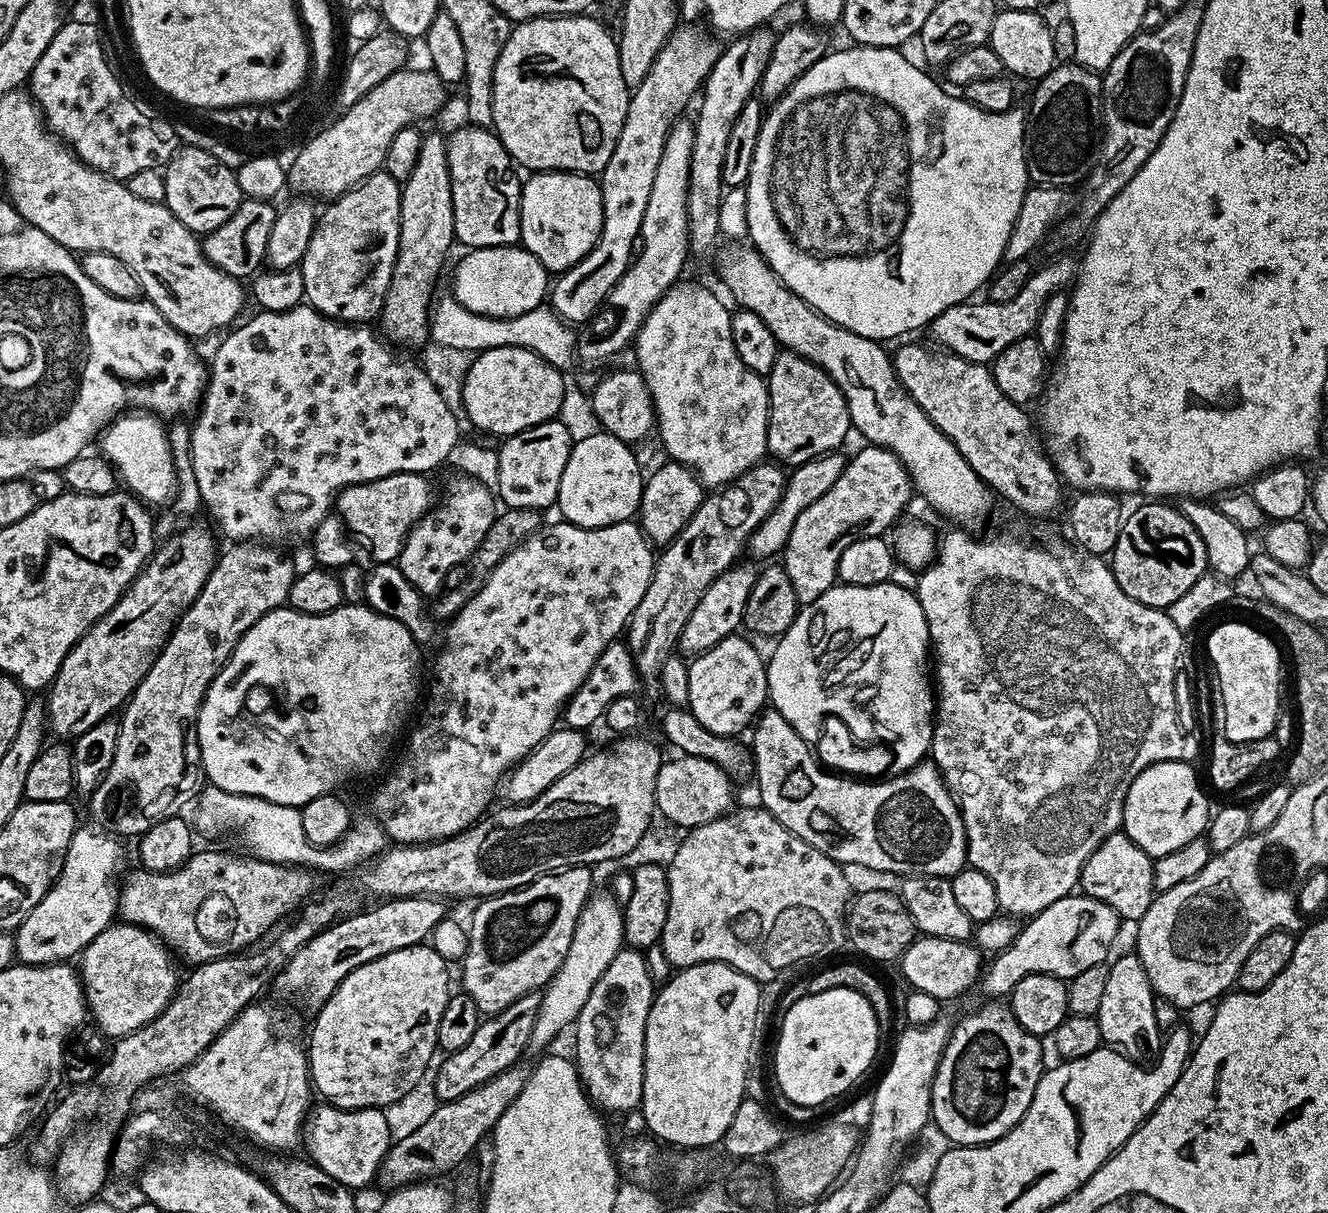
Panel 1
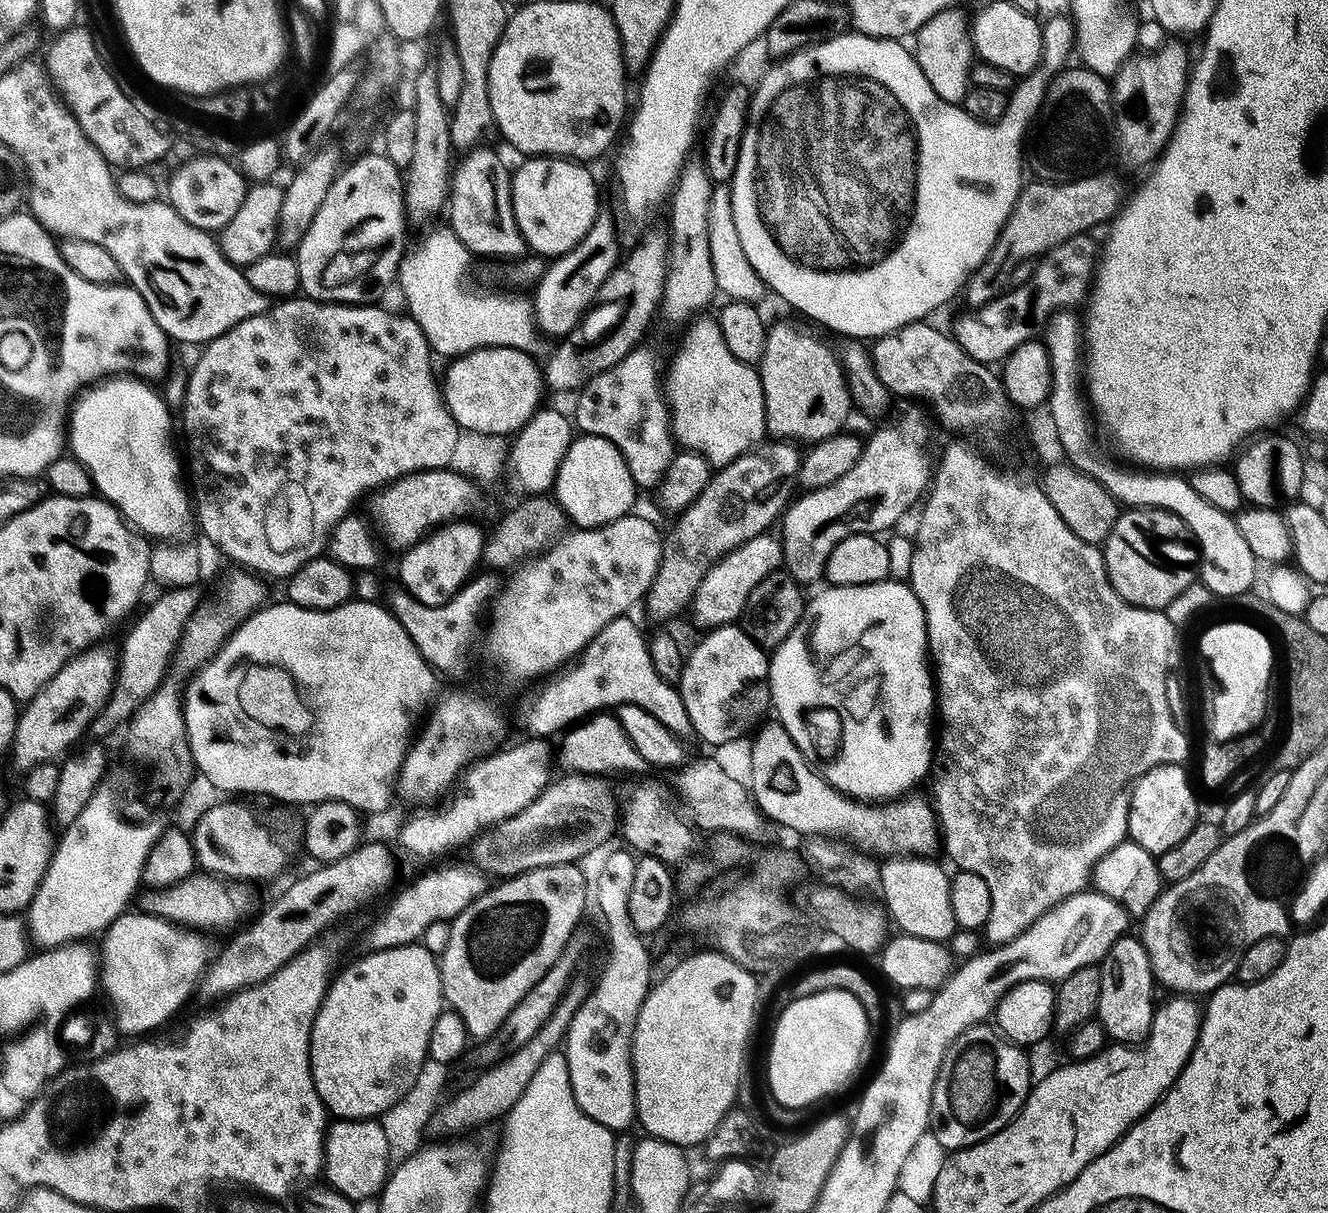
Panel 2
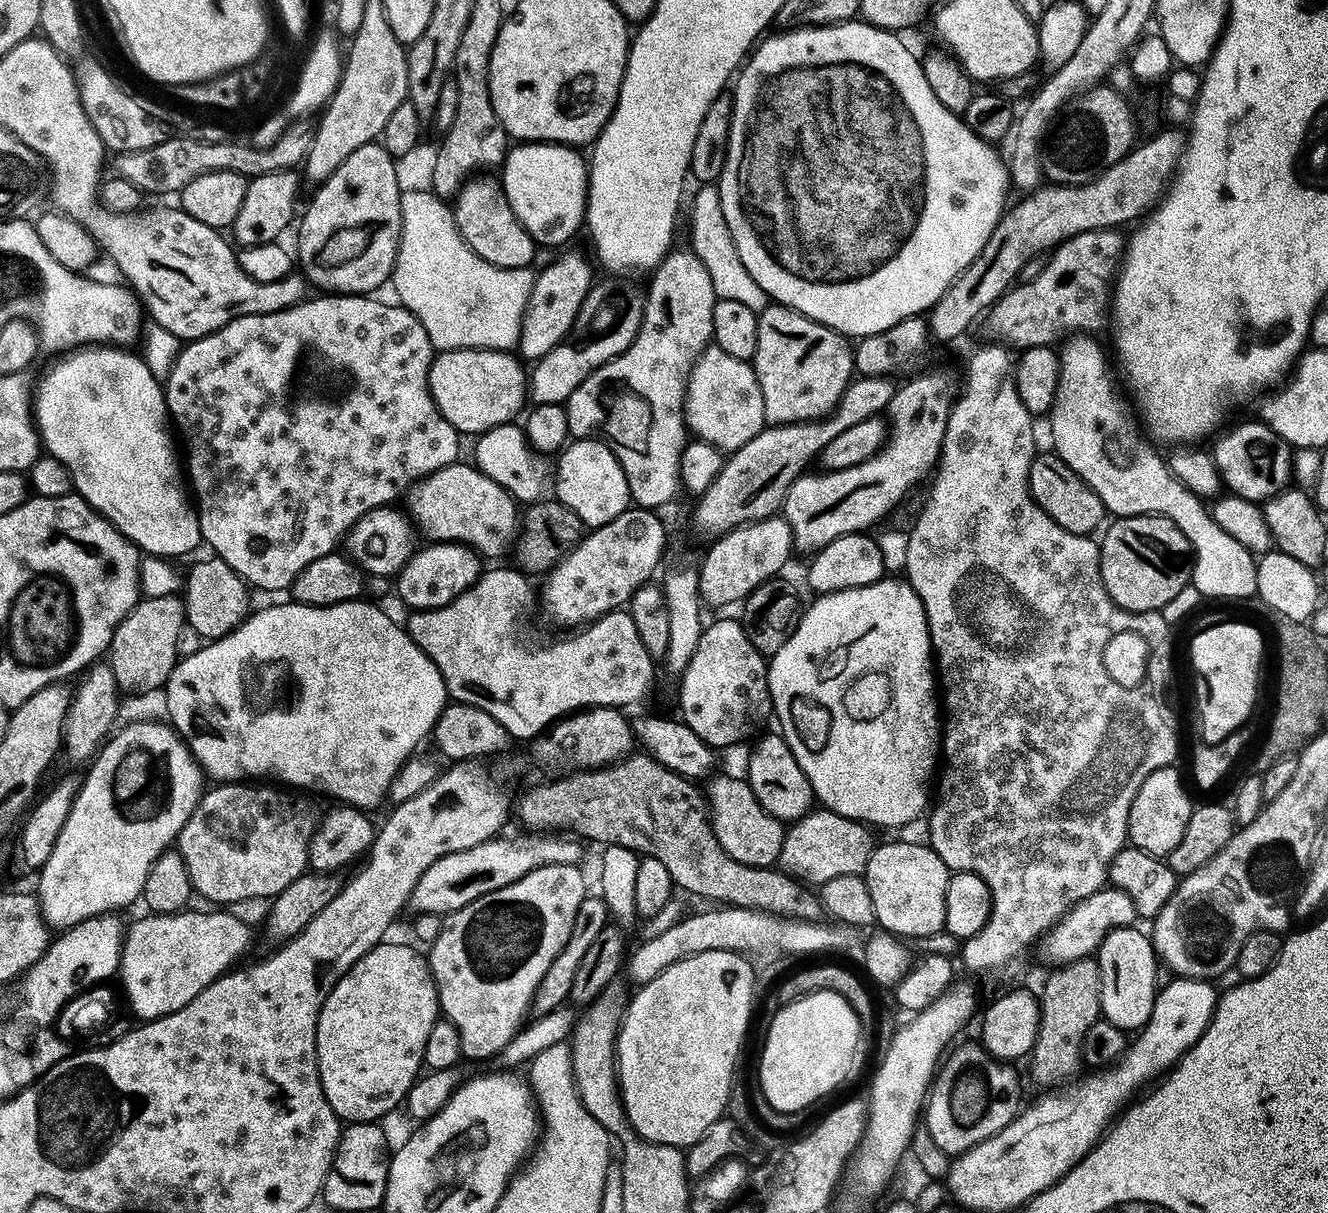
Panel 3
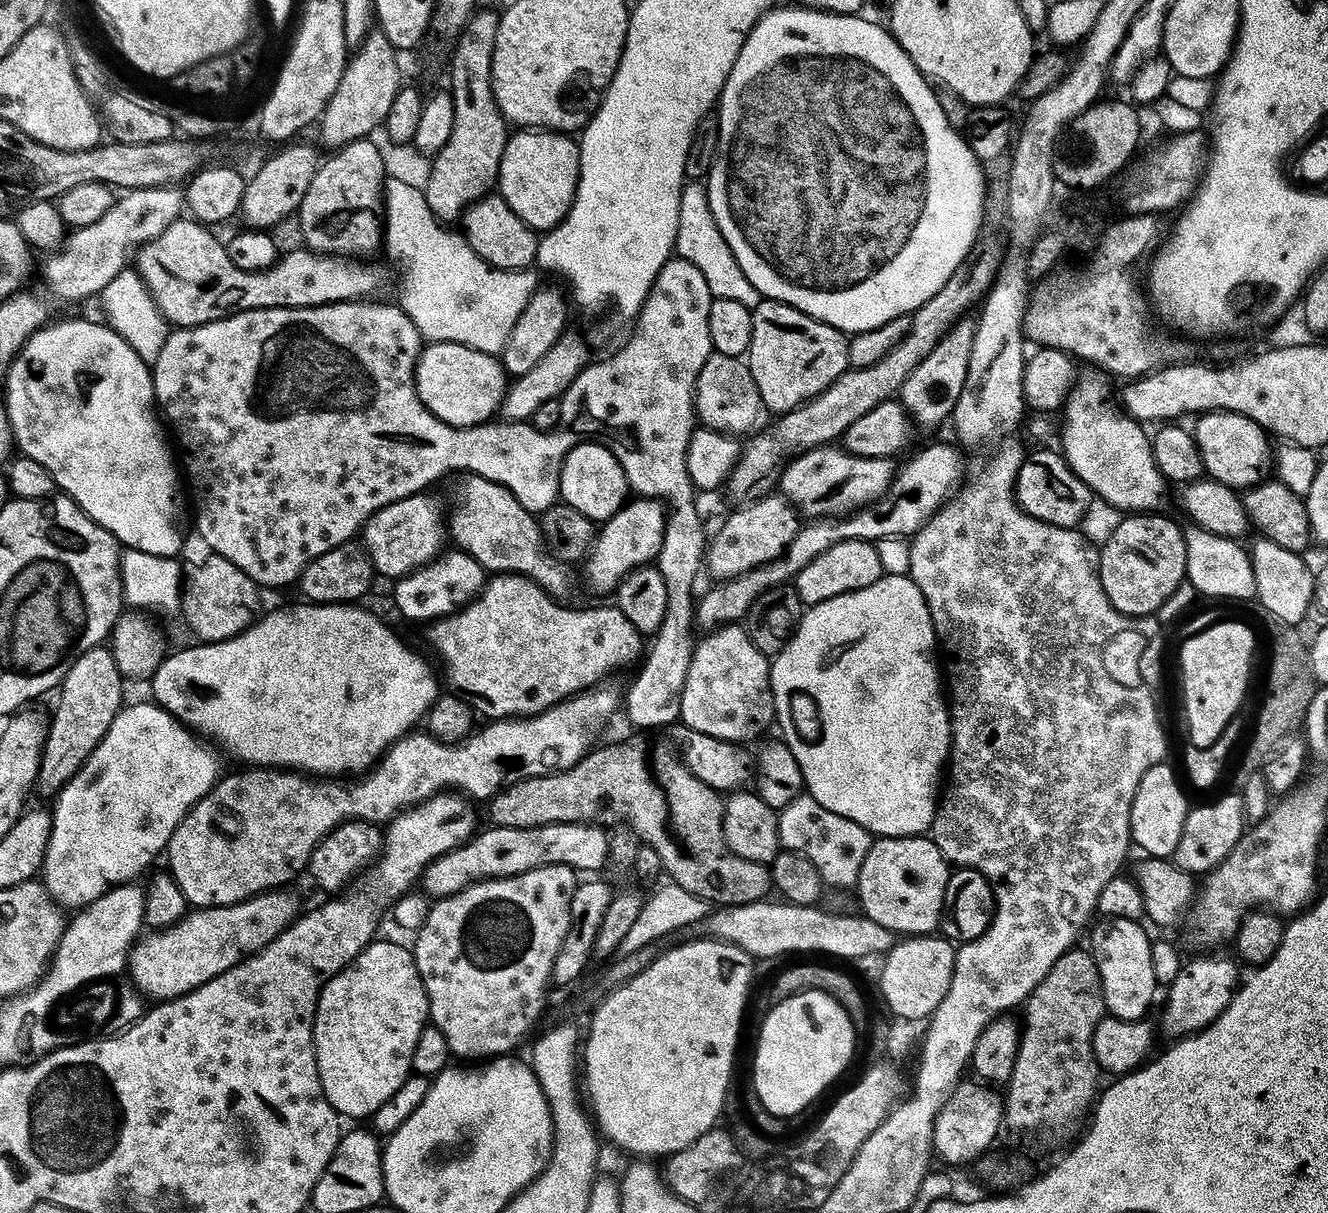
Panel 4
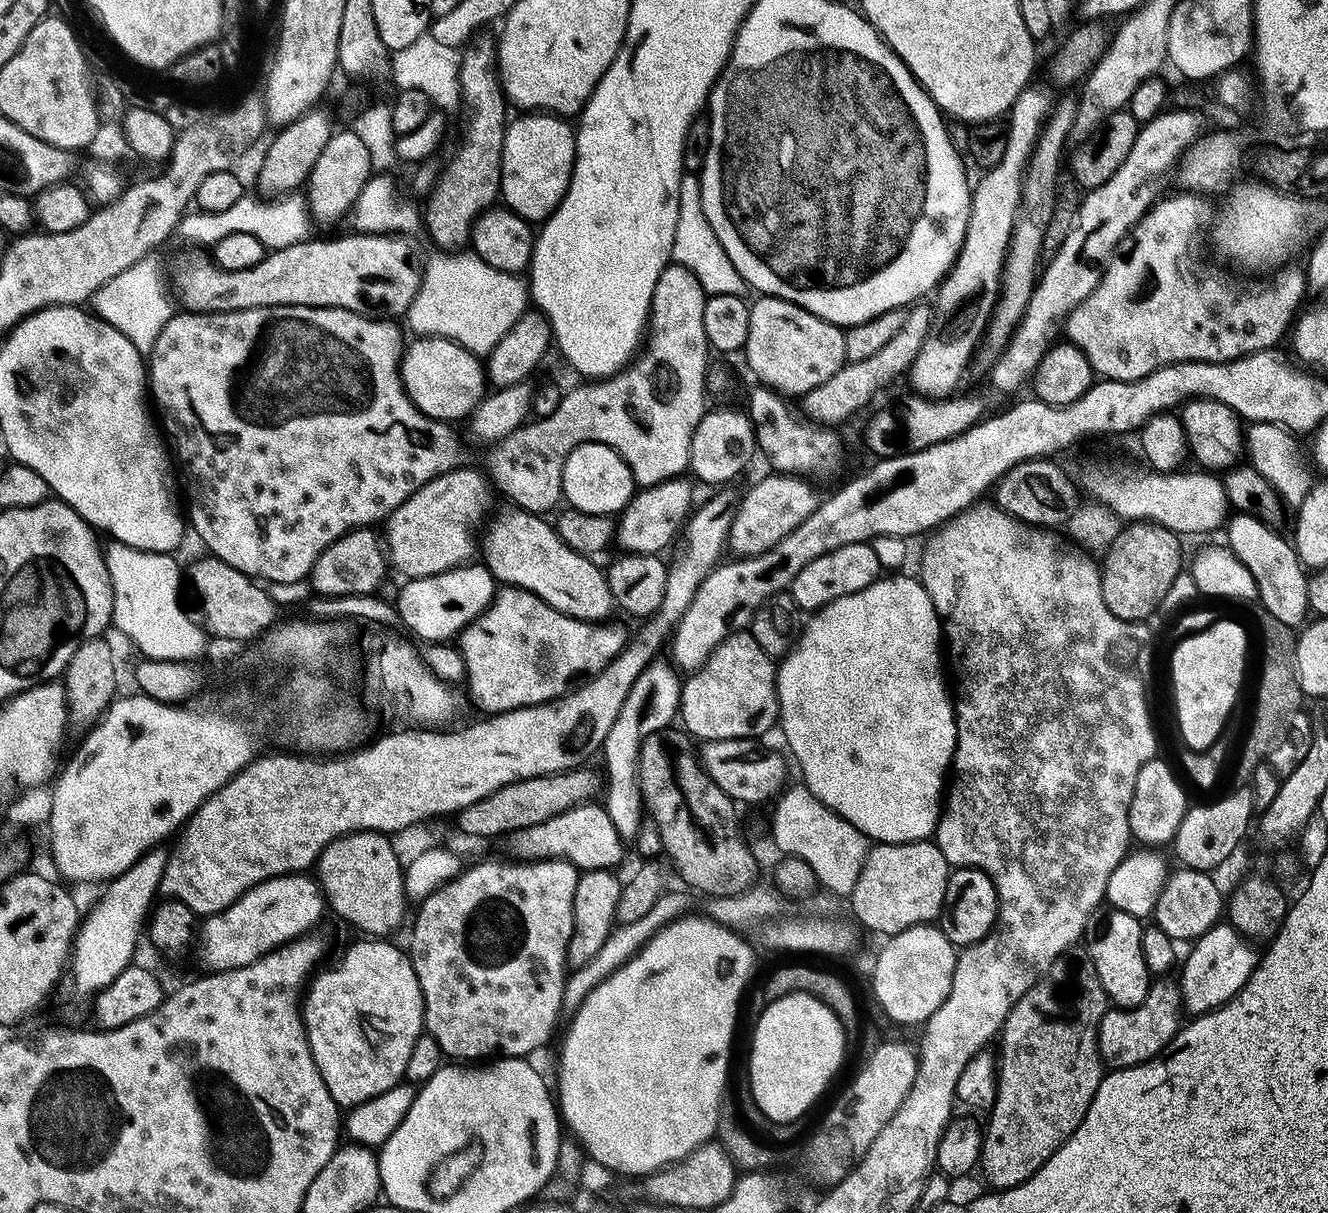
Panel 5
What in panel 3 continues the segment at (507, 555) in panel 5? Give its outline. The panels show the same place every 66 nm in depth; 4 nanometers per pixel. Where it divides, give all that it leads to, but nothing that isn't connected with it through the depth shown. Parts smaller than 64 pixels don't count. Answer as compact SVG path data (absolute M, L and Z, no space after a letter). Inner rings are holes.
M453 462L447 464L445 468L434 470L429 476L424 476L416 481L406 493L408 500L407 515L410 517L417 533L421 537L425 536L428 542L451 542L454 544L467 544L473 552L481 557L500 556L504 551L513 547L518 535L518 504L512 499L512 495L494 478L486 478L480 469L471 463L460 464Z

